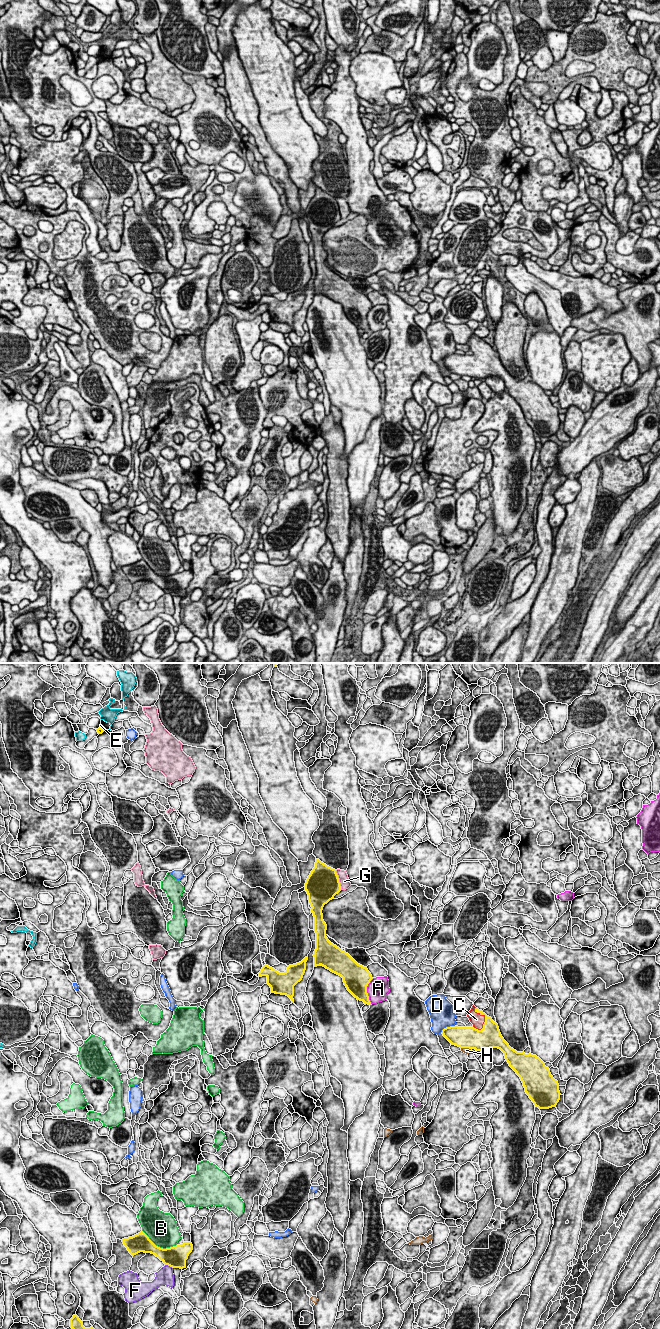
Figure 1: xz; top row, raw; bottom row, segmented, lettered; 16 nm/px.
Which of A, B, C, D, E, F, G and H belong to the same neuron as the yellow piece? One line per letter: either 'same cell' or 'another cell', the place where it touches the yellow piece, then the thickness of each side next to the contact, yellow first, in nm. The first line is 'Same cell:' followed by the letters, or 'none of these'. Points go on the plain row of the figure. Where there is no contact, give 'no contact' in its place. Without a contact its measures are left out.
Same cell: C
A: another cell; meets yellow in xz at (366, 319); 420 nm thick on the yellow side, 340 nm on the other
B: another cell; meets yellow in xz at (159, 575); 300 nm thick on the yellow side, 480 nm on the other
C: same cell; meets yellow in xz at (485, 345); 280 nm thick on the yellow side, 200 nm on the other
D: another cell; meets yellow in xz at (447, 355); 320 nm thick on the yellow side, 400 nm on the other
E: another cell; meets yellow in xz at (101, 56); 90 nm thick on the yellow side, 30 nm on the other
F: another cell; meets yellow in xz at (169, 593); 340 nm thick on the yellow side, 280 nm on the other
G: another cell; meets yellow in xz at (338, 208); 500 nm thick on the yellow side, 160 nm on the other
H: another cell; meets yellow in xz at (466, 375); 360 nm thick on the yellow side, 100 nm on the other

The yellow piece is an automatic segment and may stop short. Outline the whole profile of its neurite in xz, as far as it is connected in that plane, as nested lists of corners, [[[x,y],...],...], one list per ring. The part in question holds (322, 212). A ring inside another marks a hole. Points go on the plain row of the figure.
[[[316,187],[315,195],[305,211],[305,218],[314,244],[316,277],[314,295],[323,294],[343,306],[347,318],[364,332],[372,333],[367,314],[373,307],[367,295],[358,292],[348,281],[331,271],[326,265],[327,253],[322,238],[325,232],[341,219],[336,198]]]

